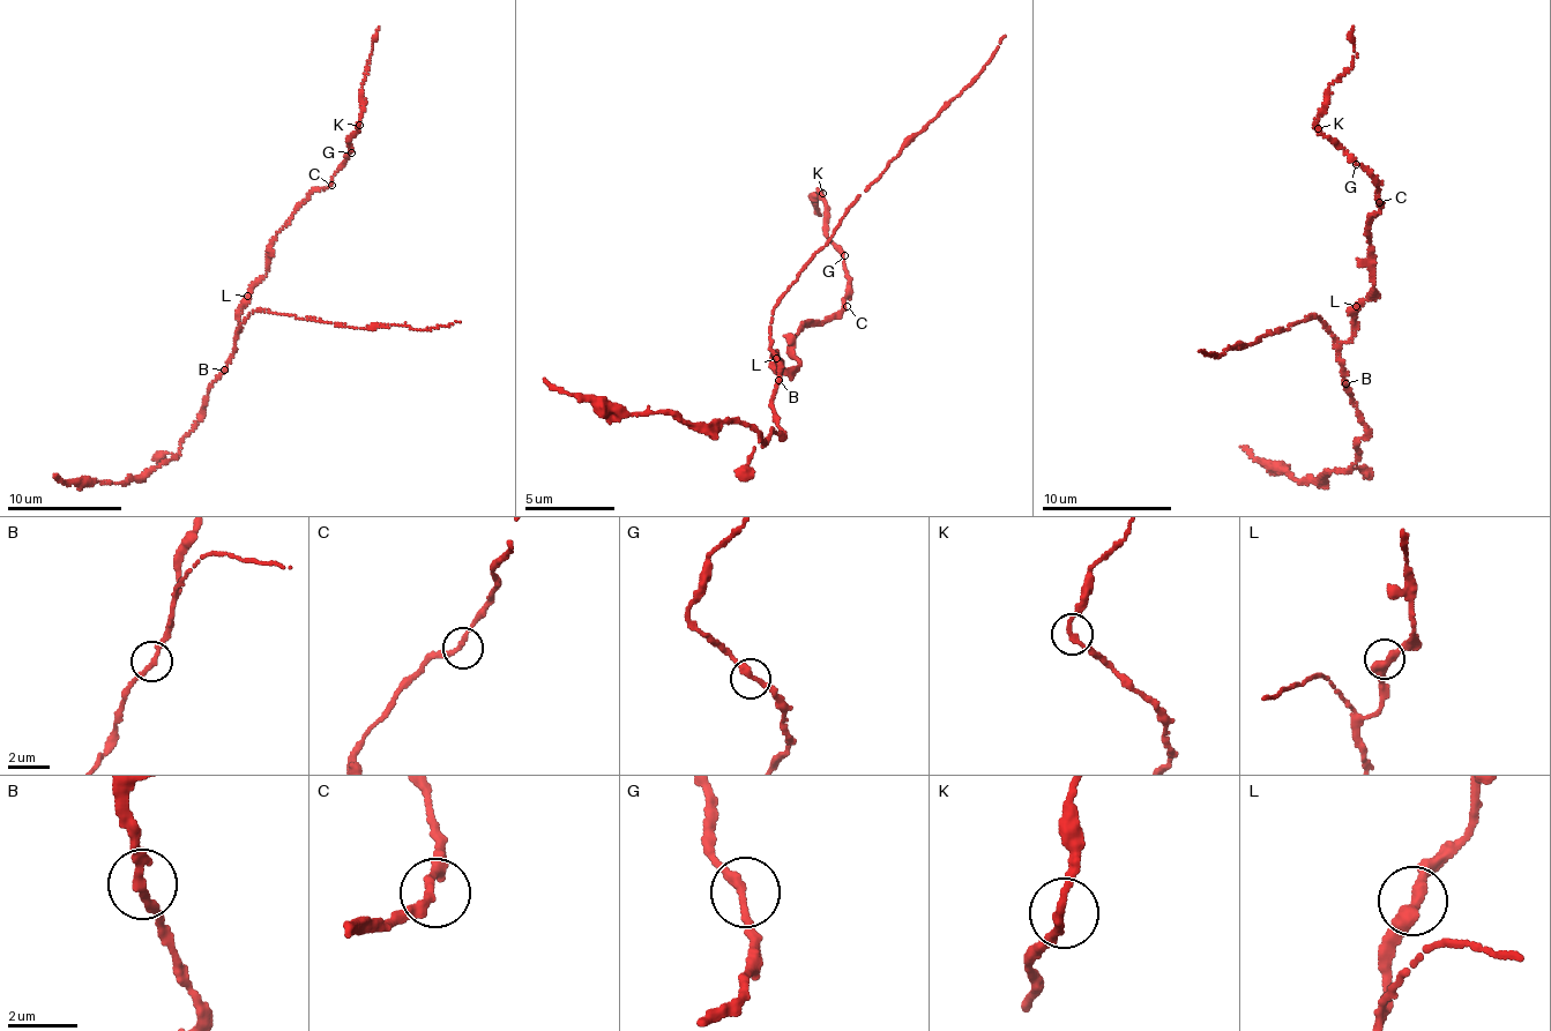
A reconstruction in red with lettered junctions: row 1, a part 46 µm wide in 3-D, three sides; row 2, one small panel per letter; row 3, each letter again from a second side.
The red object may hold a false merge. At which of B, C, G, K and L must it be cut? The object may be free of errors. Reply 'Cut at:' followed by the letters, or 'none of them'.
Cut at: B

